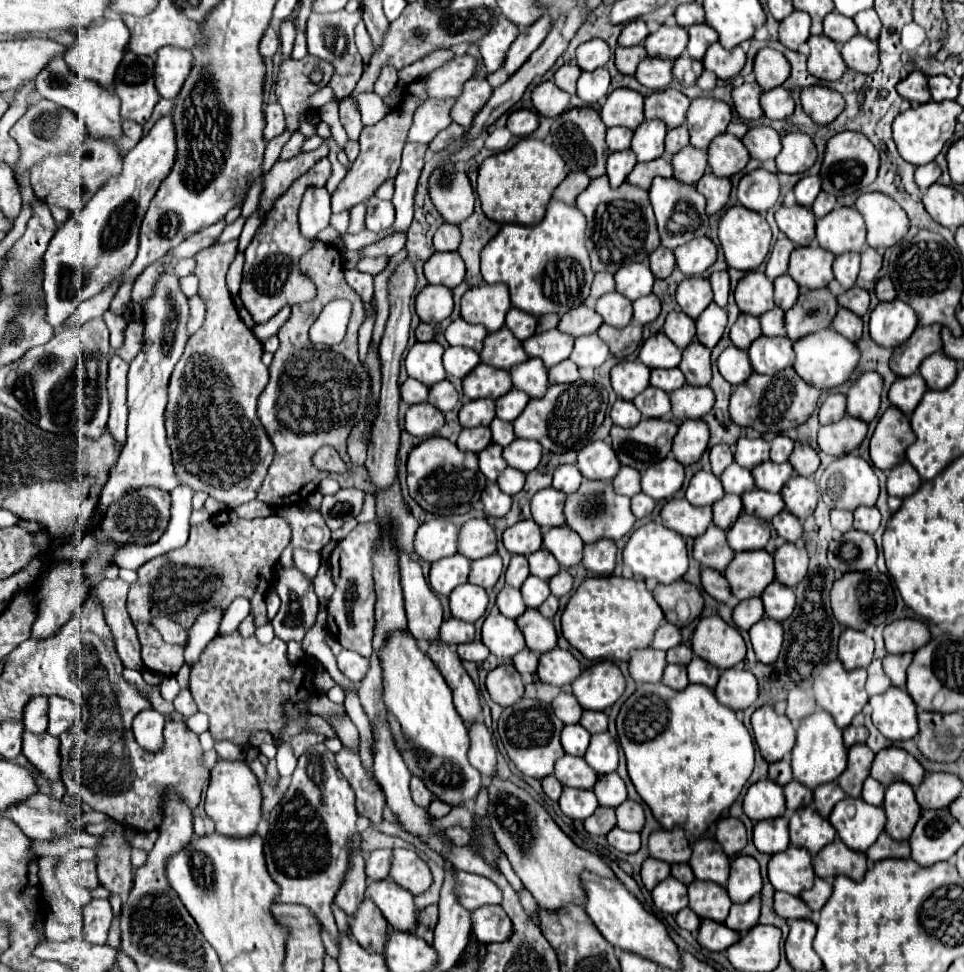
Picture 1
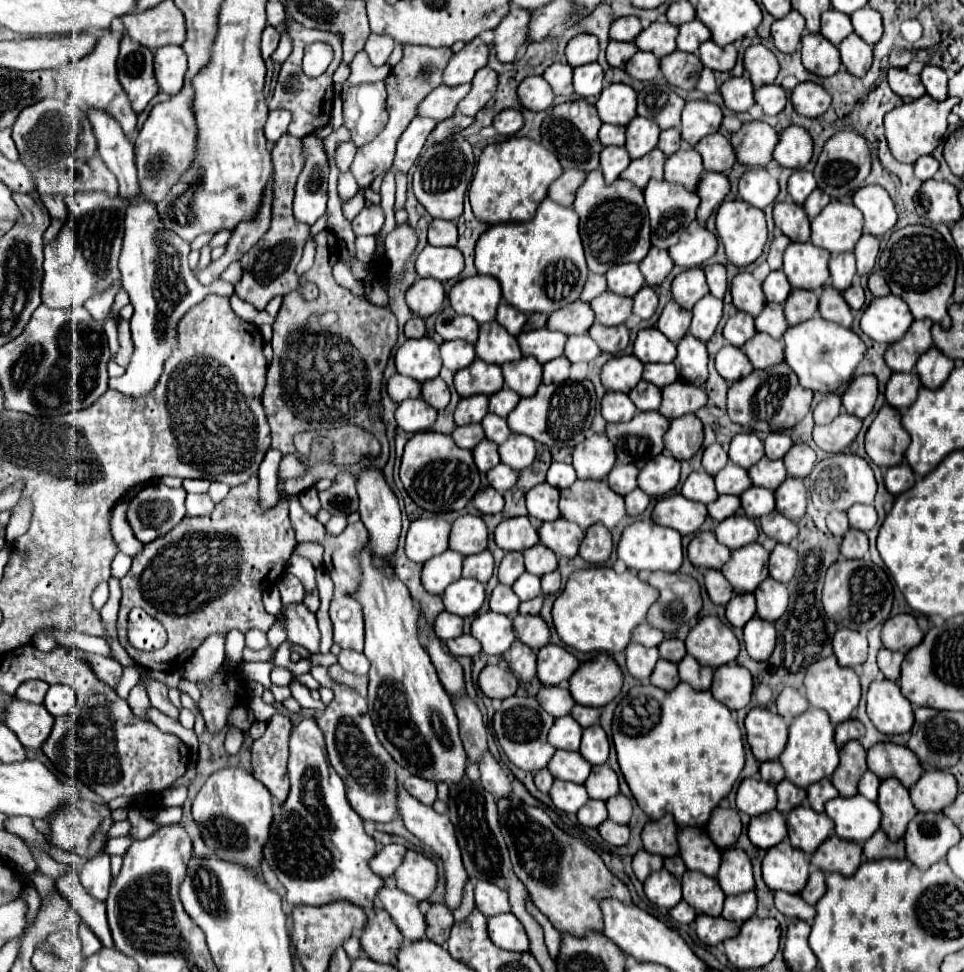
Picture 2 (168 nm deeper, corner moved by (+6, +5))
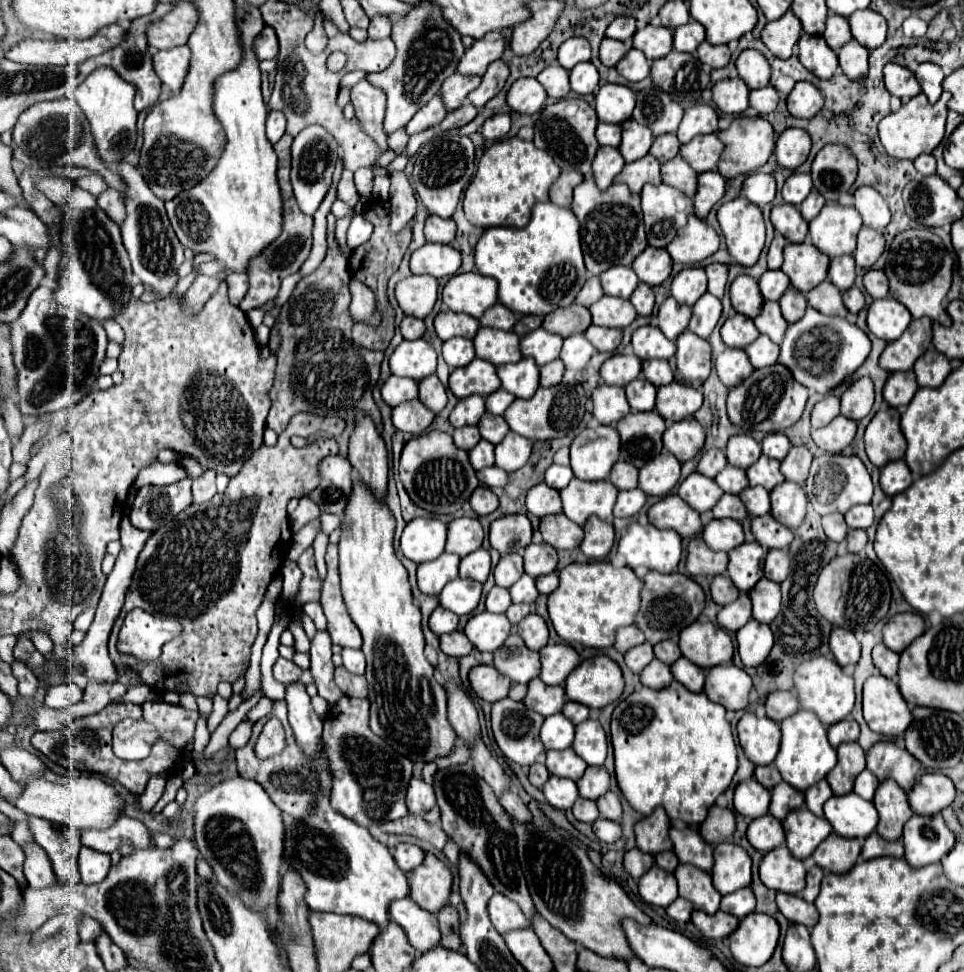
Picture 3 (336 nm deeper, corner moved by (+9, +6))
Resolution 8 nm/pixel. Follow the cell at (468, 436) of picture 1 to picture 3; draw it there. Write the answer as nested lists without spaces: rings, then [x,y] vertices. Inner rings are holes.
[[[463,426],[463,428],[455,428],[453,440],[455,440],[455,444],[459,448],[463,448],[463,450],[469,452],[481,440],[481,434],[479,434],[477,426]]]

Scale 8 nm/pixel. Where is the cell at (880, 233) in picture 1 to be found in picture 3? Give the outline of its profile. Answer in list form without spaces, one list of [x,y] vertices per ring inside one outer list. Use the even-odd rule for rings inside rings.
[[[871,186],[857,188],[853,196],[855,196],[855,208],[863,218],[863,226],[883,232],[891,220],[891,212],[885,198]]]

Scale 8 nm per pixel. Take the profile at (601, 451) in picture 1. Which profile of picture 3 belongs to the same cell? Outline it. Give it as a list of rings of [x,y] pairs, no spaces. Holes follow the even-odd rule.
[[[599,426],[587,430],[577,440],[571,444],[573,474],[581,480],[605,480],[619,458],[617,430],[611,426]]]

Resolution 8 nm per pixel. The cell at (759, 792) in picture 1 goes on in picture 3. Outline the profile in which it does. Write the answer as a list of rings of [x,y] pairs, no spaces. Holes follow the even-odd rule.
[[[755,778],[743,780],[735,788],[735,810],[749,818],[759,818],[769,812],[771,794]]]

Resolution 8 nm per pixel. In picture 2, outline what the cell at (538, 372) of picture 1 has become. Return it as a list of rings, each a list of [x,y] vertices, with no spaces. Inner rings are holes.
[[[522,357],[514,363],[502,365],[506,387],[516,391],[520,397],[532,397],[542,383],[542,365],[532,357]]]

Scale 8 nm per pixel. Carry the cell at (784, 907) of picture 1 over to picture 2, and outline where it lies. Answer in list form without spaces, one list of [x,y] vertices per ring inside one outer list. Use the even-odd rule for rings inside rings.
[[[776,891],[776,909],[786,917],[796,917],[806,923],[812,923],[816,917],[816,909],[812,905],[804,903],[800,895],[792,895],[786,891]]]

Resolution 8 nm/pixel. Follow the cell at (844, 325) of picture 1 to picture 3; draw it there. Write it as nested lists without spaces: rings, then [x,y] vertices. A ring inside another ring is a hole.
[[[829,280],[821,282],[819,286],[815,286],[805,296],[807,296],[809,306],[813,306],[815,310],[819,310],[821,314],[839,316],[839,318],[847,316],[847,308],[845,308],[845,304],[841,300],[841,292]]]

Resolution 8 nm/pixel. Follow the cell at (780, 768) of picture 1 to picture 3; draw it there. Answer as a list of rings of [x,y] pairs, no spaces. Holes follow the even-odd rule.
[[[767,764],[767,766],[757,766],[755,768],[755,778],[767,788],[767,790],[771,790],[773,786],[777,786],[783,778],[781,778],[781,774],[777,772],[777,768],[773,766],[773,764]]]

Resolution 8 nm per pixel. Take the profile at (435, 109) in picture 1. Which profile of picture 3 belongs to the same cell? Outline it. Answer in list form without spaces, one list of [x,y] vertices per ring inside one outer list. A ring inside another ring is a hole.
[[[457,72],[451,74],[451,76],[443,82],[443,86],[441,86],[441,90],[439,90],[439,96],[441,96],[443,104],[445,104],[445,110],[451,112],[451,110],[457,110],[459,106],[463,106],[465,100],[467,100],[467,94],[469,94],[473,88],[477,88],[479,82],[481,82],[479,76],[461,76],[461,74],[457,74]]]

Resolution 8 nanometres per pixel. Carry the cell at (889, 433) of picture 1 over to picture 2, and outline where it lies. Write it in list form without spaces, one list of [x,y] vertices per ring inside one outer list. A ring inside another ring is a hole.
[[[884,405],[866,433],[866,453],[878,467],[902,463],[910,437],[900,423],[900,411]]]

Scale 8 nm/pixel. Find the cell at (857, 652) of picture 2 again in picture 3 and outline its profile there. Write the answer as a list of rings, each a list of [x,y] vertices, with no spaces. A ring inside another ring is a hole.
[[[833,628],[831,638],[829,638],[829,646],[831,646],[831,652],[833,652],[833,656],[835,656],[839,666],[847,666],[847,664],[857,664],[859,662],[861,644],[853,636],[853,632],[843,630],[843,628]]]

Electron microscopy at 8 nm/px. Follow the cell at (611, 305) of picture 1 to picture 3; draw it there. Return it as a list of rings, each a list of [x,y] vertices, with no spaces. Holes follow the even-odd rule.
[[[603,296],[599,302],[595,302],[591,308],[593,324],[605,326],[605,328],[625,328],[635,320],[635,310],[629,300],[615,298],[615,296]]]

